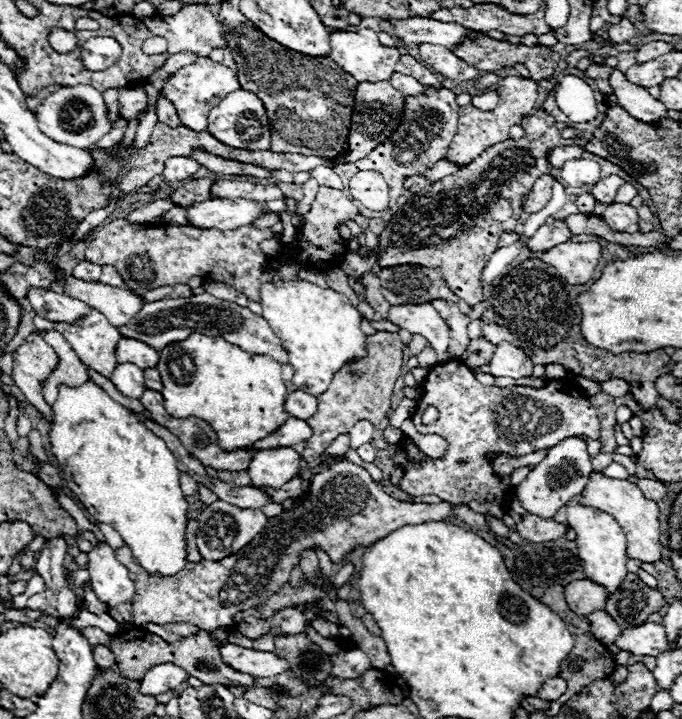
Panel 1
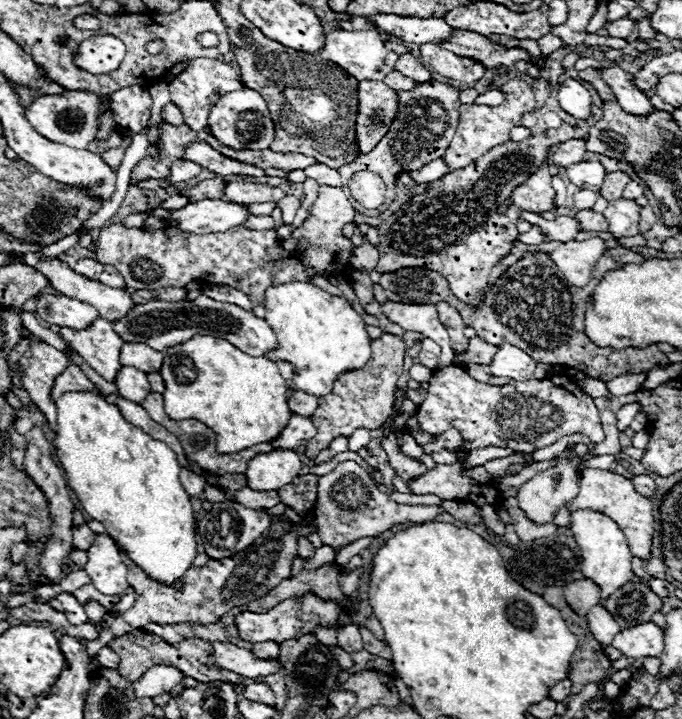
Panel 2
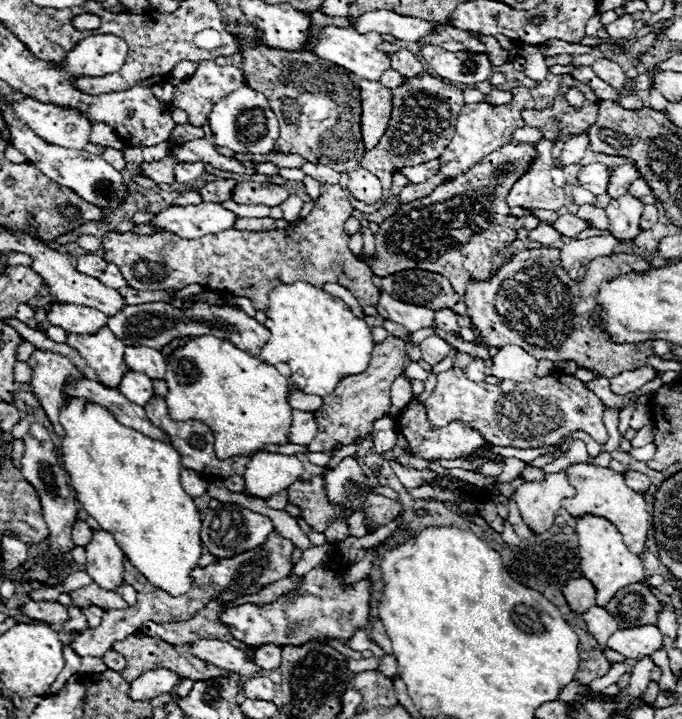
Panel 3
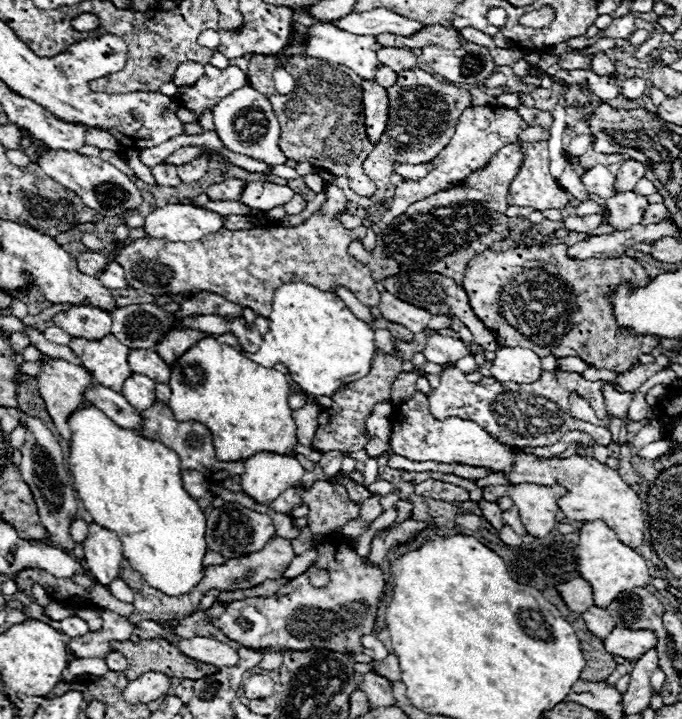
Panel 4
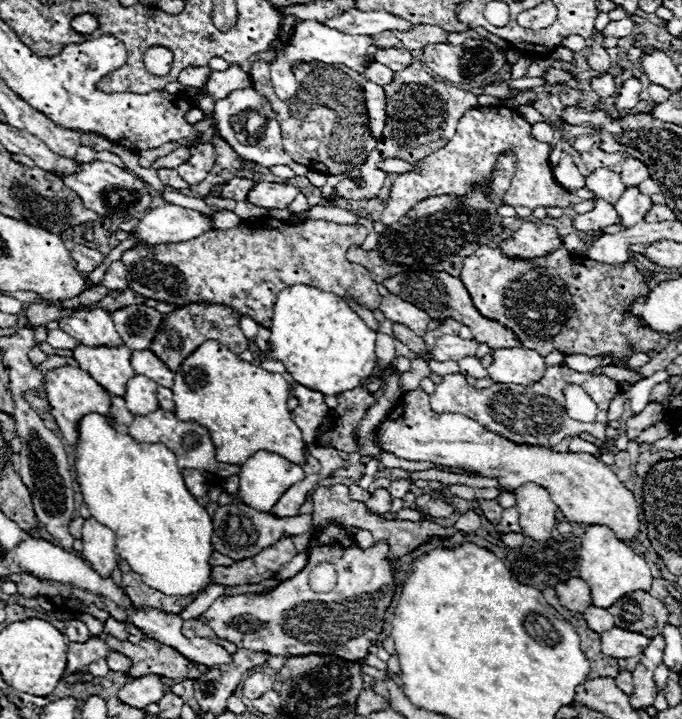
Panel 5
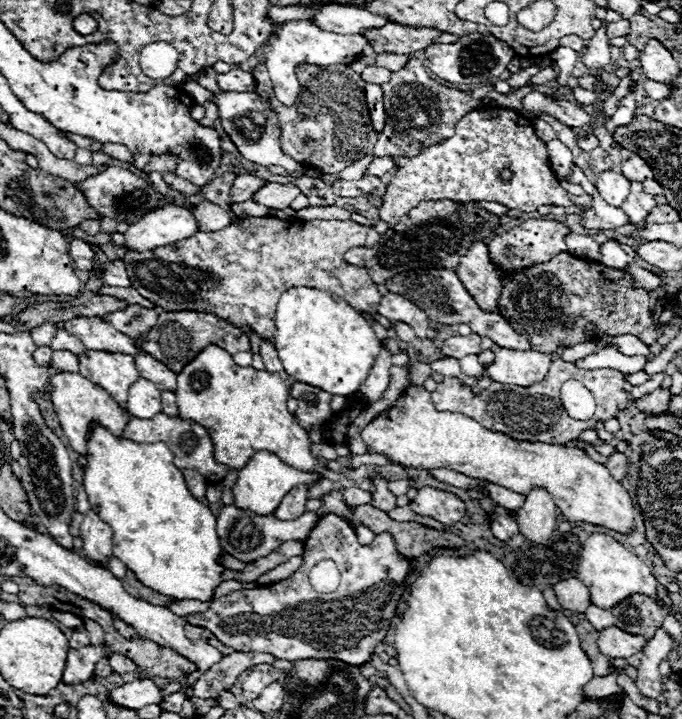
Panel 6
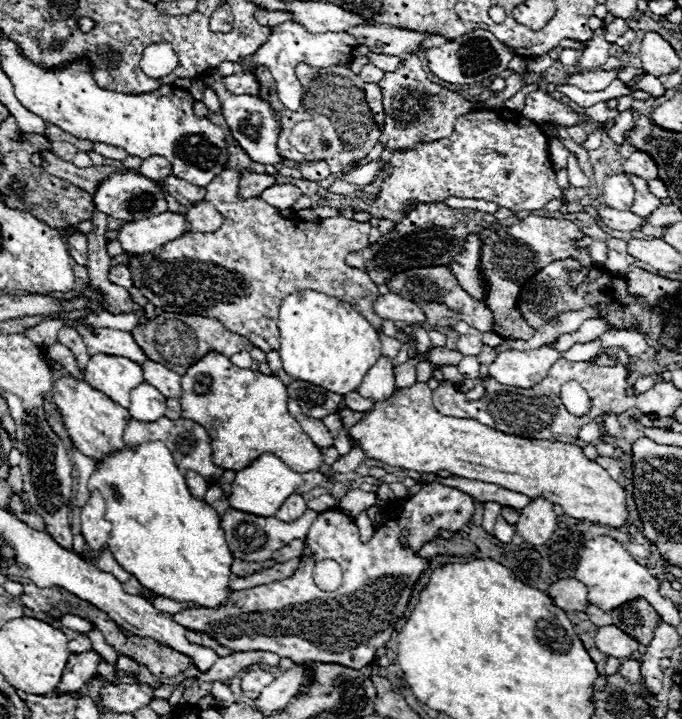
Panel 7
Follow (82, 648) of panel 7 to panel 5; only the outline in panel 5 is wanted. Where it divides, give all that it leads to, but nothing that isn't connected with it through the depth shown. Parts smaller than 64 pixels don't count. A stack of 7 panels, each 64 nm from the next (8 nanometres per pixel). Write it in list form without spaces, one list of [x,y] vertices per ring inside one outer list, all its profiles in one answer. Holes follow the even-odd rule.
[[[76,618],[64,622],[64,634],[68,636],[70,642],[84,642],[84,640],[90,638],[90,632],[88,632],[86,624],[80,622],[80,620],[76,620]]]

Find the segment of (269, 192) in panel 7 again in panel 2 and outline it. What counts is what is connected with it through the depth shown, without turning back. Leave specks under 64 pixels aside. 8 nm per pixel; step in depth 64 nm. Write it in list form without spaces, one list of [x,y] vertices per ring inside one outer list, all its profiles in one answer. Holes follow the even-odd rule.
[[[228,182],[224,186],[224,198],[228,202],[238,204],[256,204],[256,202],[278,202],[286,194],[268,184],[252,184],[252,182]]]

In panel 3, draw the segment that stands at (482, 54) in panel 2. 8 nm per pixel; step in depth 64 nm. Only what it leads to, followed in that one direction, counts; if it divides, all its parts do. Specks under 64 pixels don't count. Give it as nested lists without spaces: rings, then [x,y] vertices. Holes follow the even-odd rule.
[[[440,26],[432,36],[420,40],[420,44],[436,44],[450,52],[486,52],[486,46],[472,32],[460,32],[452,26]]]

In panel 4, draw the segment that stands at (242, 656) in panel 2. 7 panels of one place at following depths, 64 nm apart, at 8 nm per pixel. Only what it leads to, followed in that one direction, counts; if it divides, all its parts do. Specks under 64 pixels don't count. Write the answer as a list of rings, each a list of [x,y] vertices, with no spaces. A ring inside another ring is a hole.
[[[190,638],[190,640],[182,640],[182,642],[172,642],[176,644],[186,656],[200,660],[204,664],[212,664],[216,668],[232,668],[238,664],[238,652],[234,648],[230,648],[224,642],[218,642],[214,638]]]

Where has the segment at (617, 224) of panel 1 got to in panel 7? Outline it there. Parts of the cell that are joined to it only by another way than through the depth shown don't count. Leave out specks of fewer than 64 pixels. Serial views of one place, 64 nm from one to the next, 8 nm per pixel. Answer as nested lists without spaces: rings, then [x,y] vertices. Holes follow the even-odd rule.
[[[630,176],[630,180],[632,180],[632,186],[636,188],[636,196],[634,196],[634,202],[632,202],[632,208],[630,208],[630,210],[632,210],[636,216],[648,218],[648,216],[652,214],[652,210],[656,210],[662,202],[660,202],[660,198],[656,198],[654,194],[648,192],[646,180],[642,180],[642,178],[638,178],[638,176]]]

